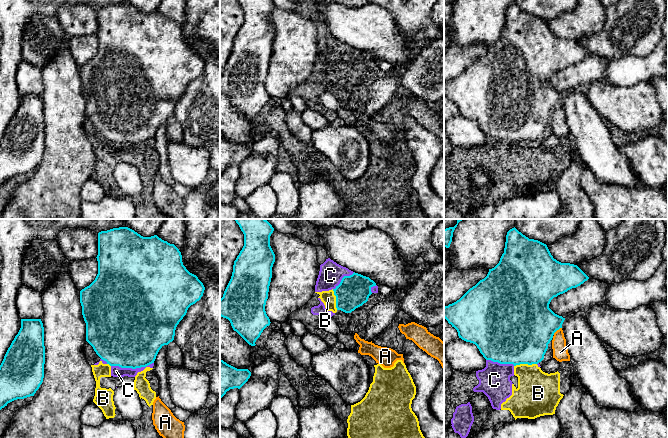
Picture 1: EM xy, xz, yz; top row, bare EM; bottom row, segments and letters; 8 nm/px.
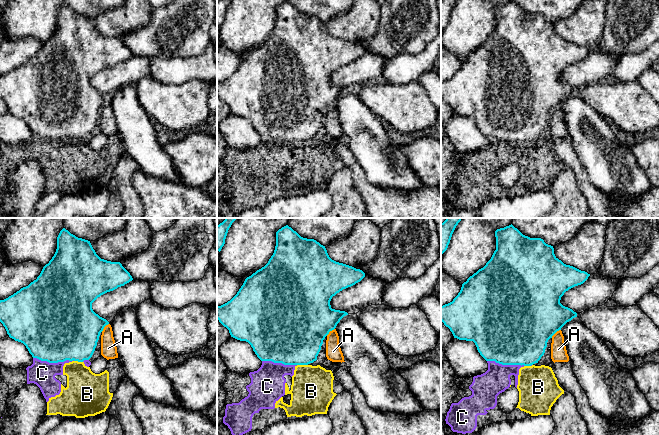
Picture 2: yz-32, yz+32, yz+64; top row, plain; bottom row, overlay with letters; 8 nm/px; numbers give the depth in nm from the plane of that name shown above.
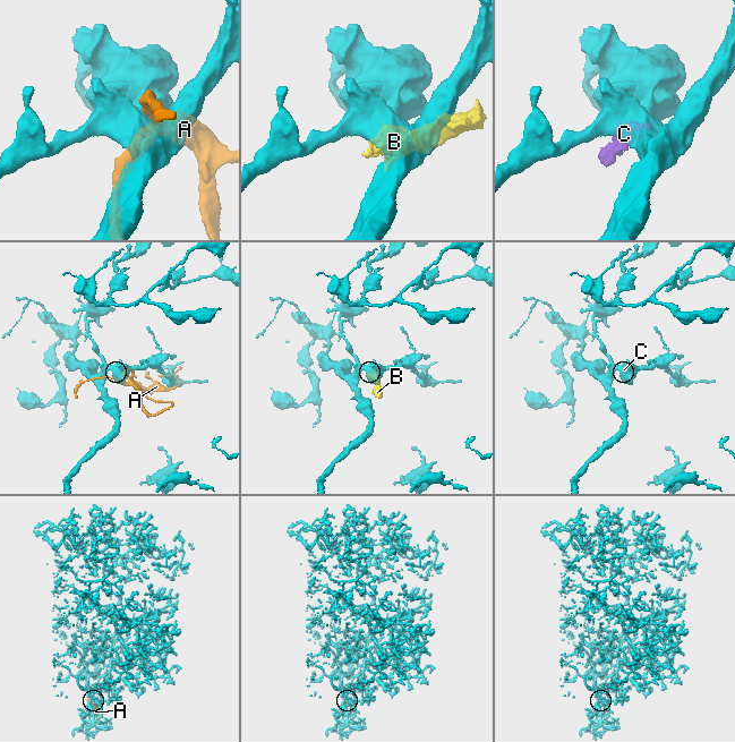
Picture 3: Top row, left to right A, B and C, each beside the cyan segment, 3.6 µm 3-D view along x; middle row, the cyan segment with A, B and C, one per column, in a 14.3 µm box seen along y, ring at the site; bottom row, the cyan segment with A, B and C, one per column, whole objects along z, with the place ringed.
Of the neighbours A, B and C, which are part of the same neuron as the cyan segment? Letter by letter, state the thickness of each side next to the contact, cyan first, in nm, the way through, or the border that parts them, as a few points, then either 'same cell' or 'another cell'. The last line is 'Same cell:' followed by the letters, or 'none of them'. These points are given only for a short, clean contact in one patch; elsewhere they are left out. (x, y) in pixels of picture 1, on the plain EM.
A: calibres 460 and 130 nm; another cell
B: calibres 500 and 320 nm; border yz (536, 139), (516, 140), (514, 142); another cell
C: calibres 500 and 90 nm; another cell
Same cell: none of them

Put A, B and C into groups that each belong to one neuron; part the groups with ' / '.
A / B C

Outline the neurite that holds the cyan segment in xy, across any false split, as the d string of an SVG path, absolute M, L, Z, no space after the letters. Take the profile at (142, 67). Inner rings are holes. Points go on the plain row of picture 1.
M128 3L113 4L99 8L98 31L96 34L98 37L98 50L89 62L80 67L82 91L86 99L86 117L93 123L96 130L110 142L136 145L154 139L159 126L174 116L176 103L186 91L188 84L203 72L205 66L203 59L183 41L181 28L174 20L162 16L157 11L143 13Z

